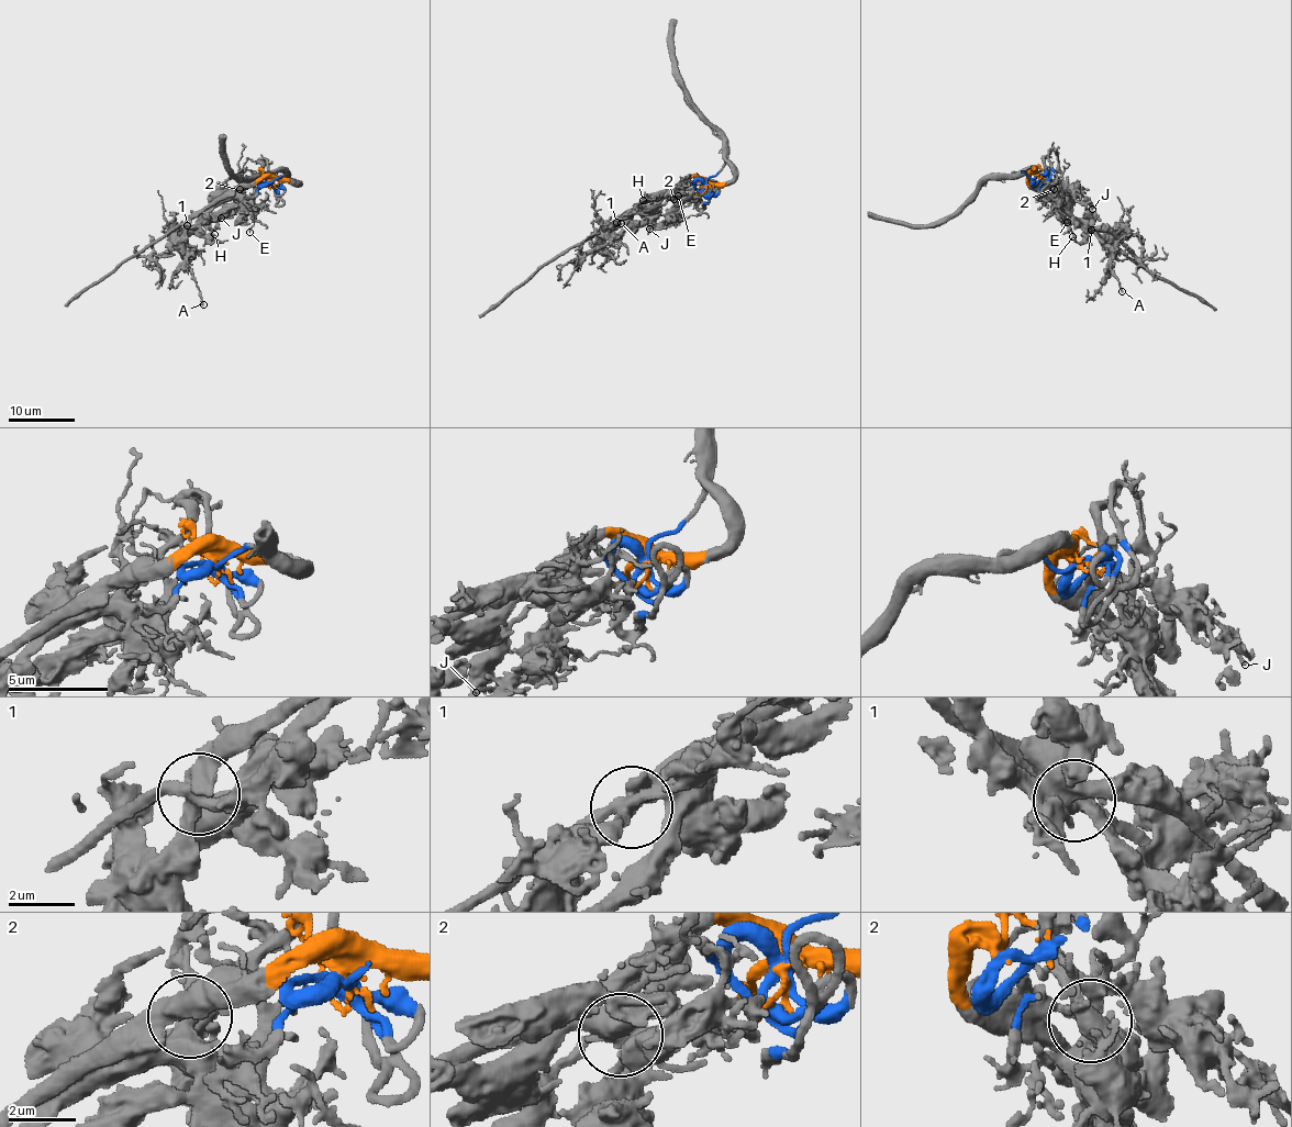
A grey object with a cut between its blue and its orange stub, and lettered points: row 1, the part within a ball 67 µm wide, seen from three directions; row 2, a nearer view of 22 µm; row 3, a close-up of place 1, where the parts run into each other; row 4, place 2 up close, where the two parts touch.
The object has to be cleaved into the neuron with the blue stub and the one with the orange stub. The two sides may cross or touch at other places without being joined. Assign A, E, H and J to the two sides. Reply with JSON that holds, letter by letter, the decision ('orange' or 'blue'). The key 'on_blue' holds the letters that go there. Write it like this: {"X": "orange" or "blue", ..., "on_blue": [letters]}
{"A": "orange", "E": "blue", "H": "blue", "J": "blue", "on_blue": ["E", "H", "J"]}

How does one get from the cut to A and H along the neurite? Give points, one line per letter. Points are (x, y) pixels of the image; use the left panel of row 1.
A: (269, 181), (267, 178), (232, 188), (196, 212), (187, 225), (184, 246), (187, 269), (203, 304)
H: (269, 181), (253, 196), (230, 204), (212, 232), (215, 235)

